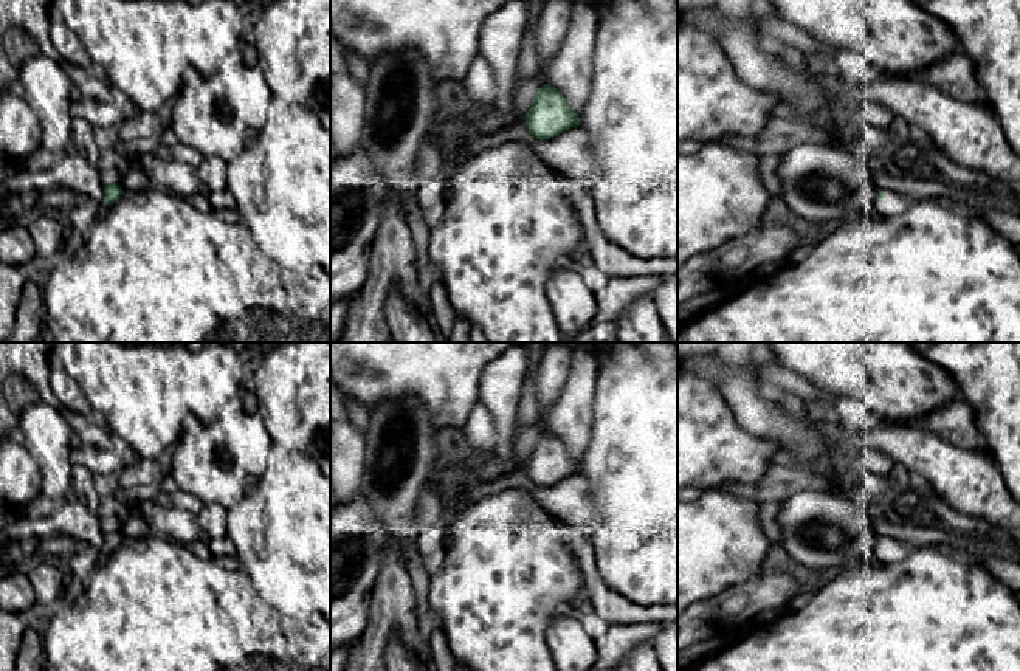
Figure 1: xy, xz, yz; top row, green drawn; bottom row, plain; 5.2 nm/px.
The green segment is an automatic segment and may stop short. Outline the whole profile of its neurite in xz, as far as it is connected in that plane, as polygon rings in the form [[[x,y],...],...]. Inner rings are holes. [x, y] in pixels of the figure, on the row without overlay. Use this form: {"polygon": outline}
{"polygon": [[[546,431],[539,435],[524,466],[530,482],[536,487],[550,487],[580,473],[580,465],[563,440]]]}

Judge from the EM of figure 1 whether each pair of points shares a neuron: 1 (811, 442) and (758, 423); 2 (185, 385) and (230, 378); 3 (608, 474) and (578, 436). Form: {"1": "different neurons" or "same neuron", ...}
{"1": "same neuron", "2": "same neuron", "3": "different neurons"}

